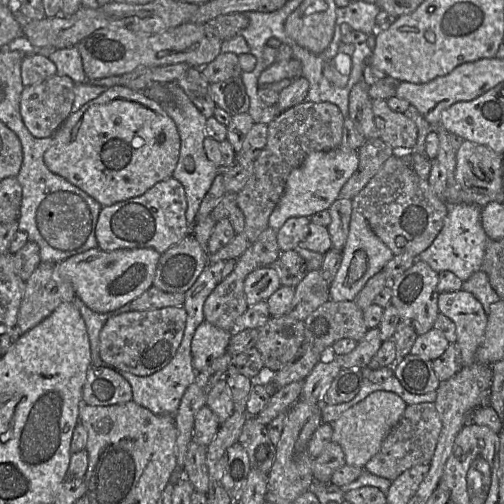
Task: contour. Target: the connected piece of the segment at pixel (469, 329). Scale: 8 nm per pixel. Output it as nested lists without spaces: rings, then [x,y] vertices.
[[[464,290],[442,292],[438,295],[439,312],[456,326],[457,345],[462,366],[476,363],[476,351],[481,345],[488,316],[473,294]]]

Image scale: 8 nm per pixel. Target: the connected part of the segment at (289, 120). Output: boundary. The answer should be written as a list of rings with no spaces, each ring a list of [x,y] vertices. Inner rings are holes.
[[[308,100],[295,105],[276,116],[268,124],[267,142],[254,161],[253,174],[241,190],[236,201],[244,215],[244,230],[223,248],[208,255],[208,265],[217,261],[239,258],[269,227],[269,216],[279,202],[292,170],[297,168],[312,152],[329,151],[341,146],[344,116],[339,107],[331,102]]]

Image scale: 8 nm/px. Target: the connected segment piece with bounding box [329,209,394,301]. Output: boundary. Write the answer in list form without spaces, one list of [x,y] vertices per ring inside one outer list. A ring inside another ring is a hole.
[[[352,210],[349,235],[342,251],[342,259],[336,276],[329,288],[329,296],[333,301],[354,301],[367,281],[394,257],[392,251],[372,231],[365,217]]]

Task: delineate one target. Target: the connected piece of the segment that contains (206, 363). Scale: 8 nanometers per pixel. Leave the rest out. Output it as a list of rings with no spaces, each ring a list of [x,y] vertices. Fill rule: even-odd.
[[[203,321],[195,330],[191,341],[192,365],[196,372],[208,368],[227,352],[232,332]]]

